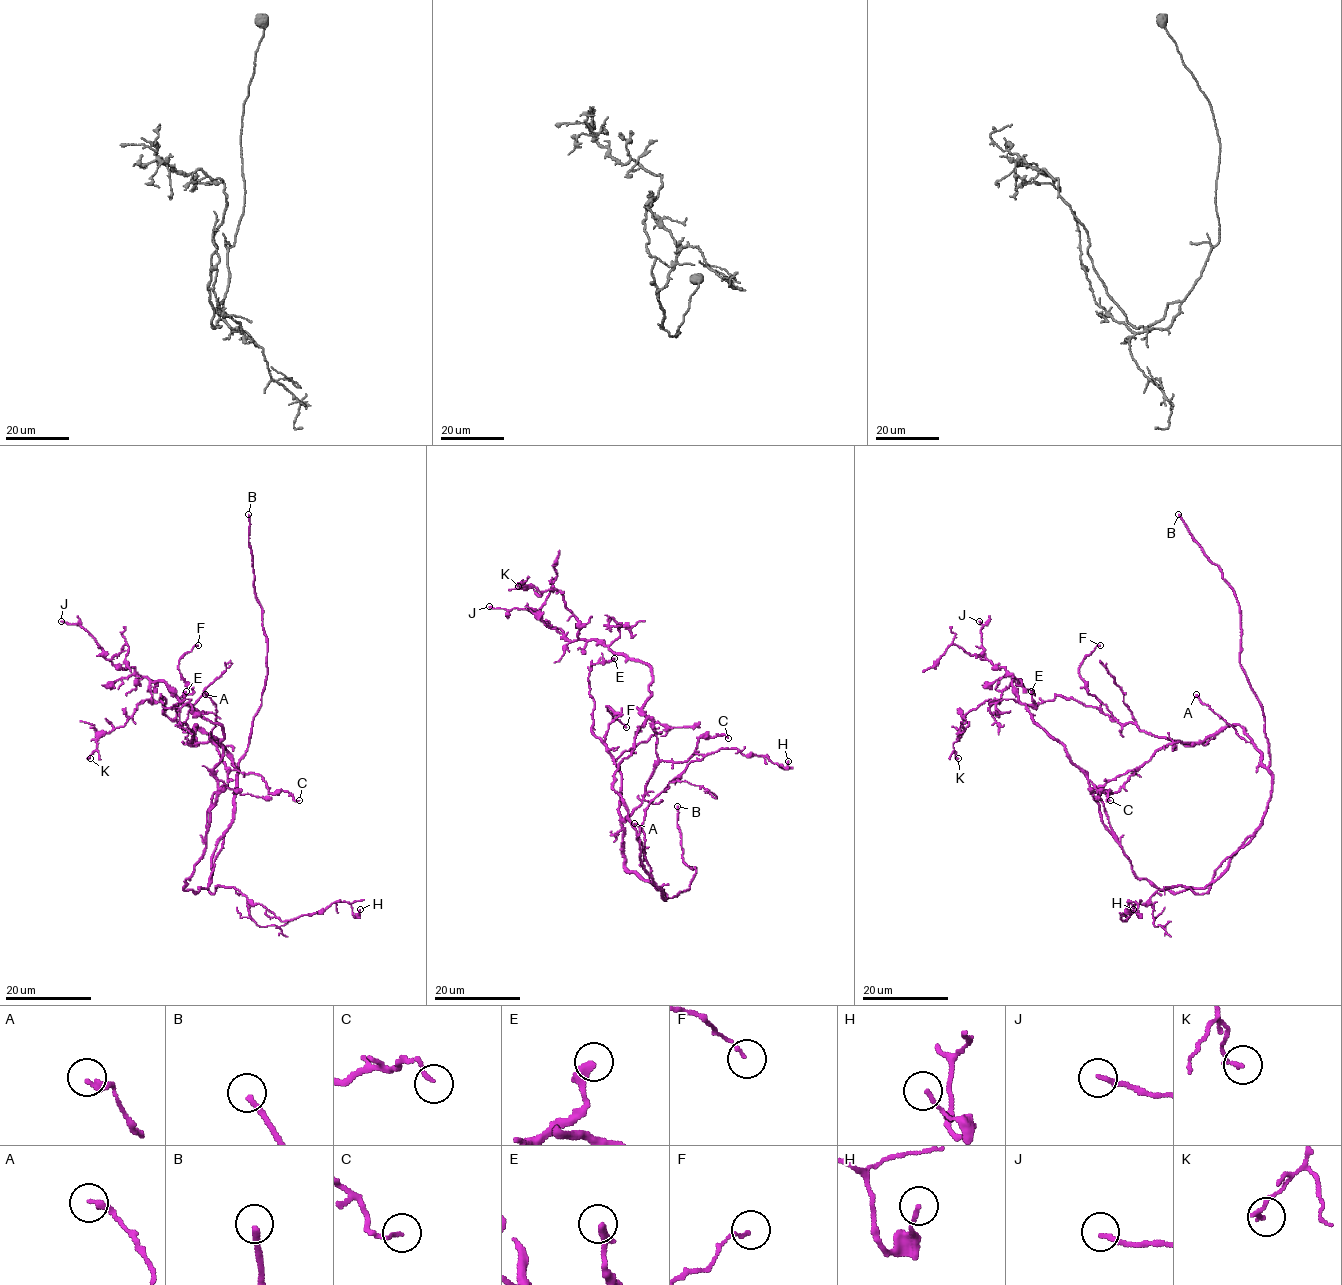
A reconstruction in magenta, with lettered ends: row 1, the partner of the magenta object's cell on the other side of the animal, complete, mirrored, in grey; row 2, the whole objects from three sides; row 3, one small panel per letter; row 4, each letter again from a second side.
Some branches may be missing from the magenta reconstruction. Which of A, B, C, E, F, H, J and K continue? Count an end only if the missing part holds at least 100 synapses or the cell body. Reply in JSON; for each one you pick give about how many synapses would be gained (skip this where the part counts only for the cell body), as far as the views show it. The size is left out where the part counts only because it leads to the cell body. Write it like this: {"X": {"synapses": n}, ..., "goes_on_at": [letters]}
{"goes_on_at": ["B"]}

